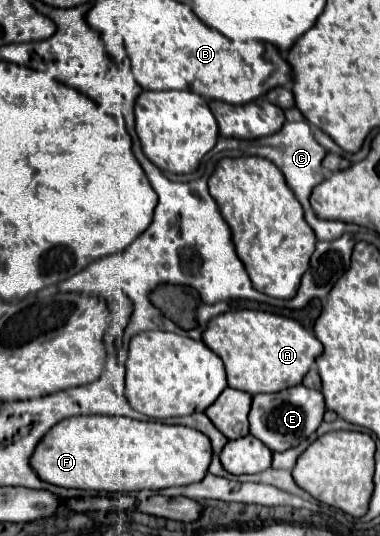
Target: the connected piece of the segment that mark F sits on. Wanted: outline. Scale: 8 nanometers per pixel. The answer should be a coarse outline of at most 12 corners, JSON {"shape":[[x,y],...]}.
{"shape":[[122,416],[58,422],[32,468],[82,490],[200,482],[210,438]]}

